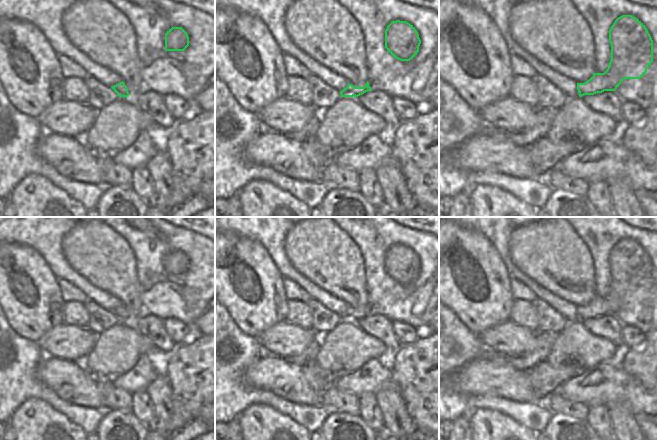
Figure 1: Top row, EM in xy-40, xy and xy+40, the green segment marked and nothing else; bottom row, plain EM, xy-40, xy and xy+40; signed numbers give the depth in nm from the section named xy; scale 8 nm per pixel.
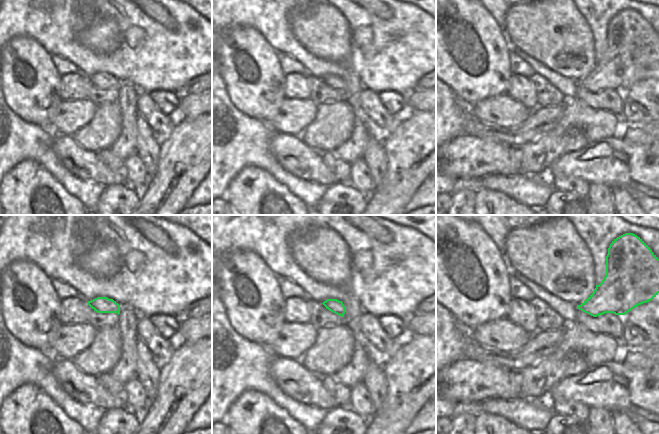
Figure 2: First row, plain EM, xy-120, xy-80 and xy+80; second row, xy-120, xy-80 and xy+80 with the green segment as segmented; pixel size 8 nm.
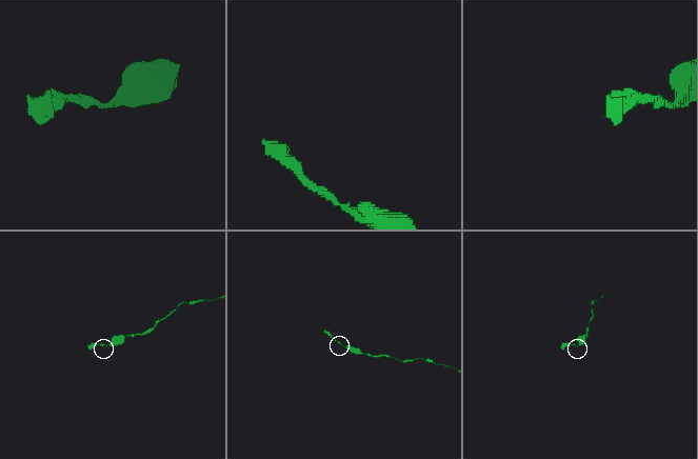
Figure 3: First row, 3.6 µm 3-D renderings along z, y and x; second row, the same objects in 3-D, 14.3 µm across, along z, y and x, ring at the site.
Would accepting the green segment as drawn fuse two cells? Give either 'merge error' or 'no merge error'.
no merge error

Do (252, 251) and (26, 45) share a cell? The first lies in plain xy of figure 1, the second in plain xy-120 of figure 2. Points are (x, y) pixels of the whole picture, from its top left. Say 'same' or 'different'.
same

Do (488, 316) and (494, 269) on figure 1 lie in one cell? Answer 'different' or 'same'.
same

